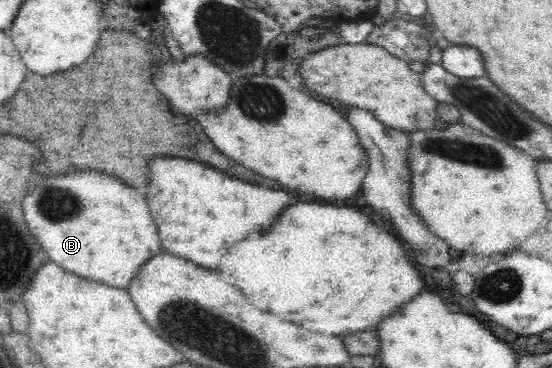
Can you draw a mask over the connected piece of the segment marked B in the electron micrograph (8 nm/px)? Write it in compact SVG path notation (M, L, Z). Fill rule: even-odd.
M86 170L86 172L72 171L67 175L54 177L45 175L39 181L36 192L24 198L22 208L32 234L38 238L38 242L46 250L50 261L83 279L126 289L148 260L164 252L156 223L152 220L153 216L150 214L144 194L100 172Z

